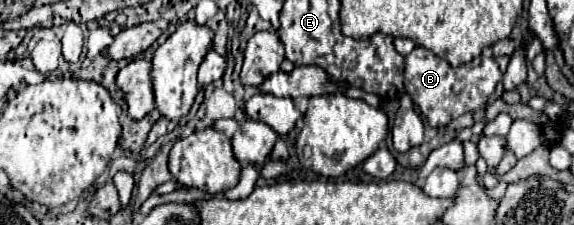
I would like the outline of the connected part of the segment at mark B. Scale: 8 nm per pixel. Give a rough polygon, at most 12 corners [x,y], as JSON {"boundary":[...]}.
{"boundary":[[416,46],[404,86],[432,128],[484,108],[494,58],[452,68]]}

